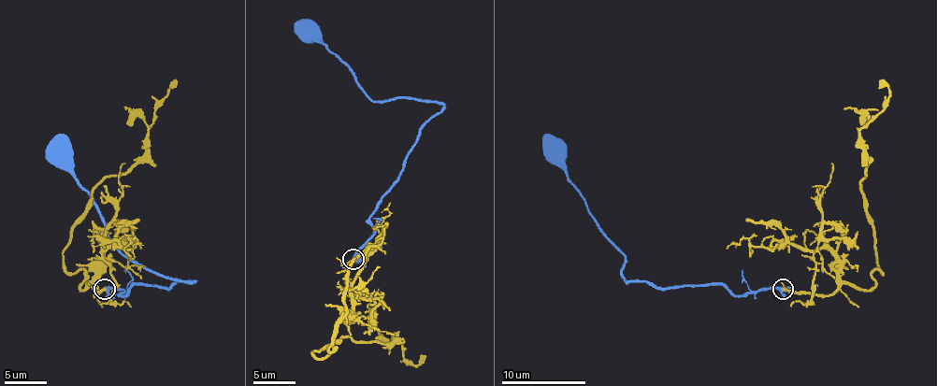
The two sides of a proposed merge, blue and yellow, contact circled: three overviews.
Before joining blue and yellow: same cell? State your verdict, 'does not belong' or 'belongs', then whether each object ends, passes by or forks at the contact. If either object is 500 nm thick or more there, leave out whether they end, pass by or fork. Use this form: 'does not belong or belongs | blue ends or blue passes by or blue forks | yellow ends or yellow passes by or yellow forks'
belongs | blue forks | yellow ends

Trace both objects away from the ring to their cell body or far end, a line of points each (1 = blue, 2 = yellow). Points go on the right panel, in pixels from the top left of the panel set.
1: (783, 288), (738, 294), (722, 284), (656, 288), (629, 282), (621, 274), (625, 255), (587, 208), (545, 134)
2: (783, 288), (868, 291), (872, 272), (883, 272), (859, 183), (868, 159), (859, 131), (889, 95), (879, 81)

